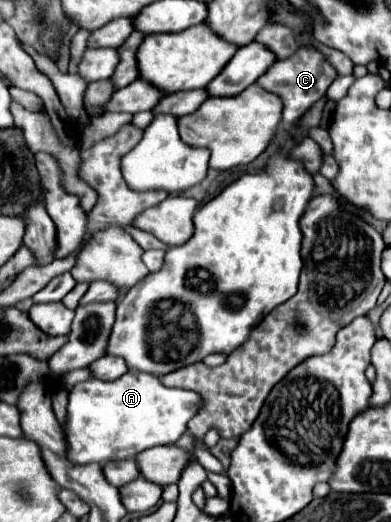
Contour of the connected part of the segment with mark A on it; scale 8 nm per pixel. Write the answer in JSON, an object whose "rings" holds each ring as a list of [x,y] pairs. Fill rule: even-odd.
{"rings":[[[128,371],[114,381],[88,379],[68,393],[68,413],[62,425],[68,443],[66,455],[76,465],[102,465],[132,459],[140,453],[130,449],[144,451],[156,445],[170,445],[186,431],[186,423],[200,405],[200,397],[194,391],[166,387],[152,373]]]}

